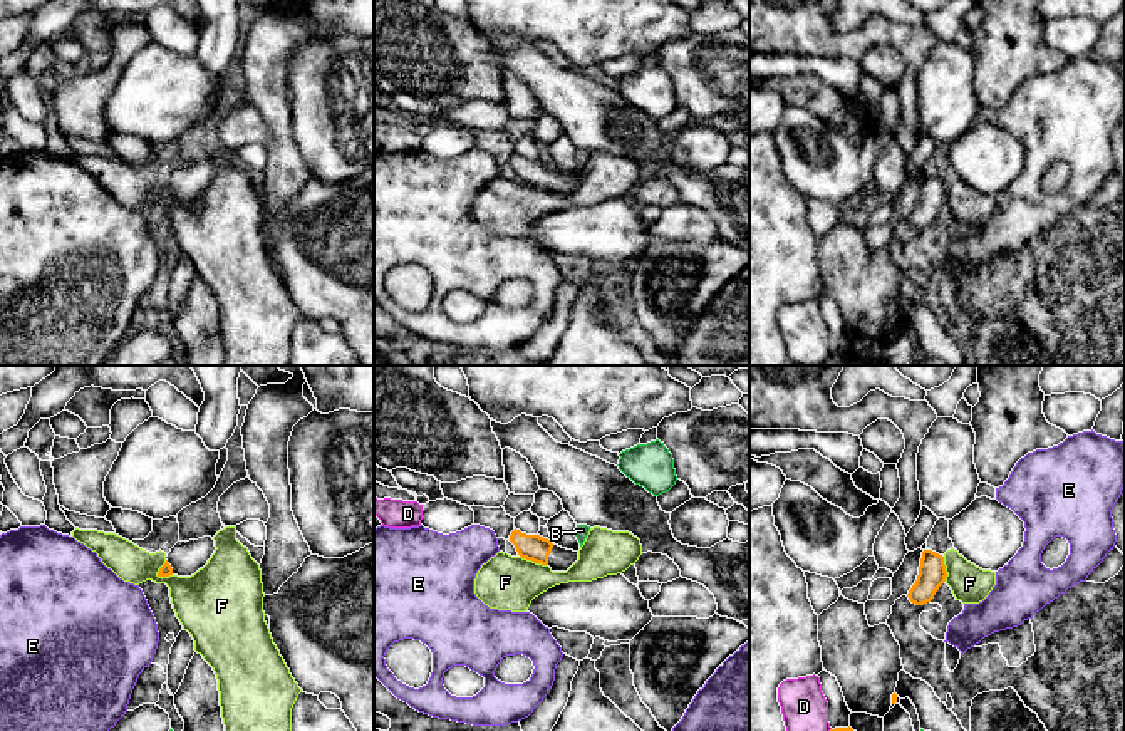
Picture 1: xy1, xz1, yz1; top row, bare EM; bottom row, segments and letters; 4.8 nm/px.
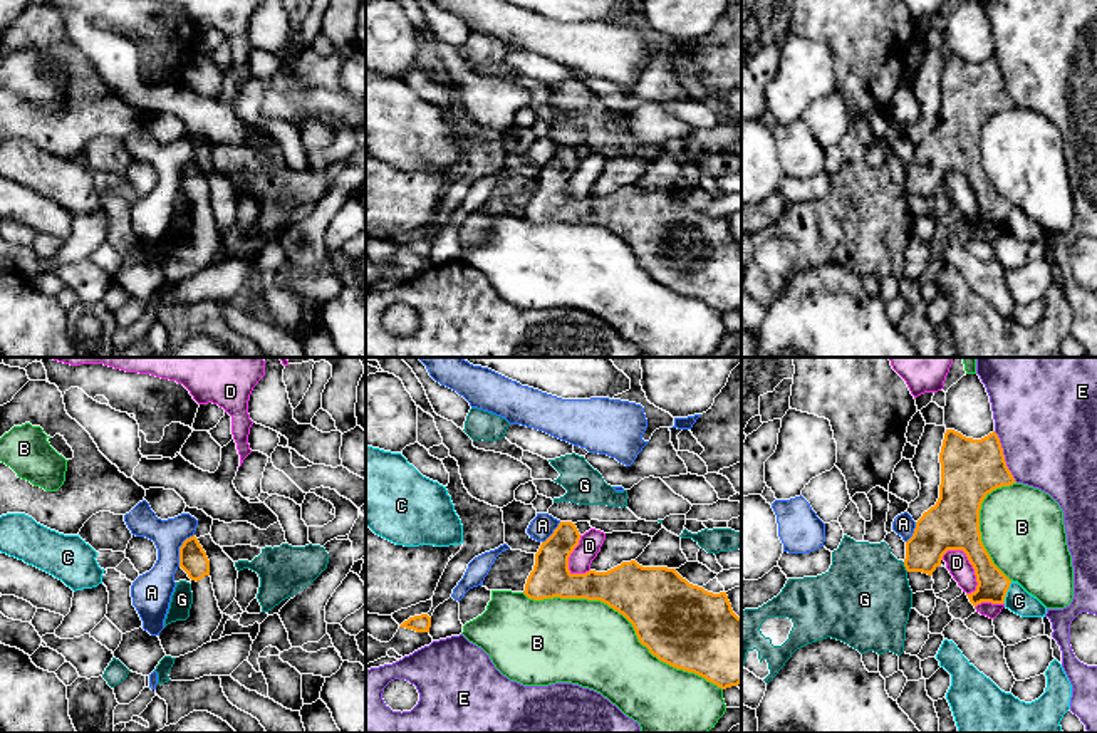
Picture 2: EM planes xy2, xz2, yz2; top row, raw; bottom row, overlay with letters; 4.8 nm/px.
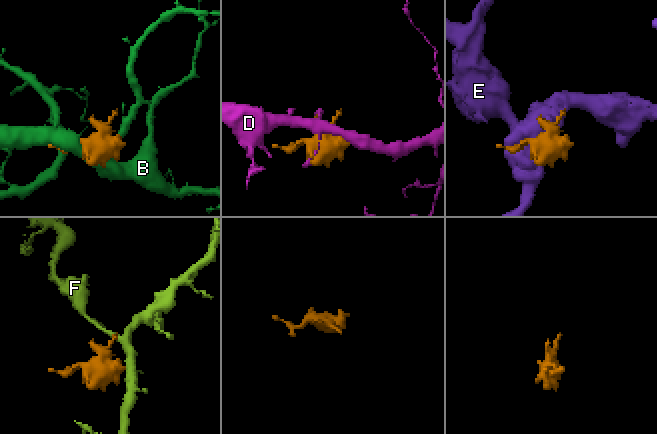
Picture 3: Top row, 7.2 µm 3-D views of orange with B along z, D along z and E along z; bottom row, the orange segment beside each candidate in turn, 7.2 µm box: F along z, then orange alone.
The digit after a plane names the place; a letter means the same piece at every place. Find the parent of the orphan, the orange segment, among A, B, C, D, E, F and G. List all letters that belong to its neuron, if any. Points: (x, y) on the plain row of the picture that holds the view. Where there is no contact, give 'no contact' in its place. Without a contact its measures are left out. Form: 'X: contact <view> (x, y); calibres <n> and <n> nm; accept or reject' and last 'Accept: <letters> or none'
A: contact xy2 (180, 173); calibres 140 and 190 nm; reject
B: contact xz2 (626, 242); calibres 380 and 400 nm; reject
C: contact yz2 (1007, 215); calibres 150 and 120 nm; reject
D: contact yz2 (972, 188); calibres 260 and 110 nm; reject
E: contact yz2 (1003, 81); calibres 280 and 480 nm; reject
F: contact xz1 (533, 185); calibres 130 and 260 nm; reject
G: contact yz2 (904, 190); calibres 220 and 440 nm; reject
Accept: none

